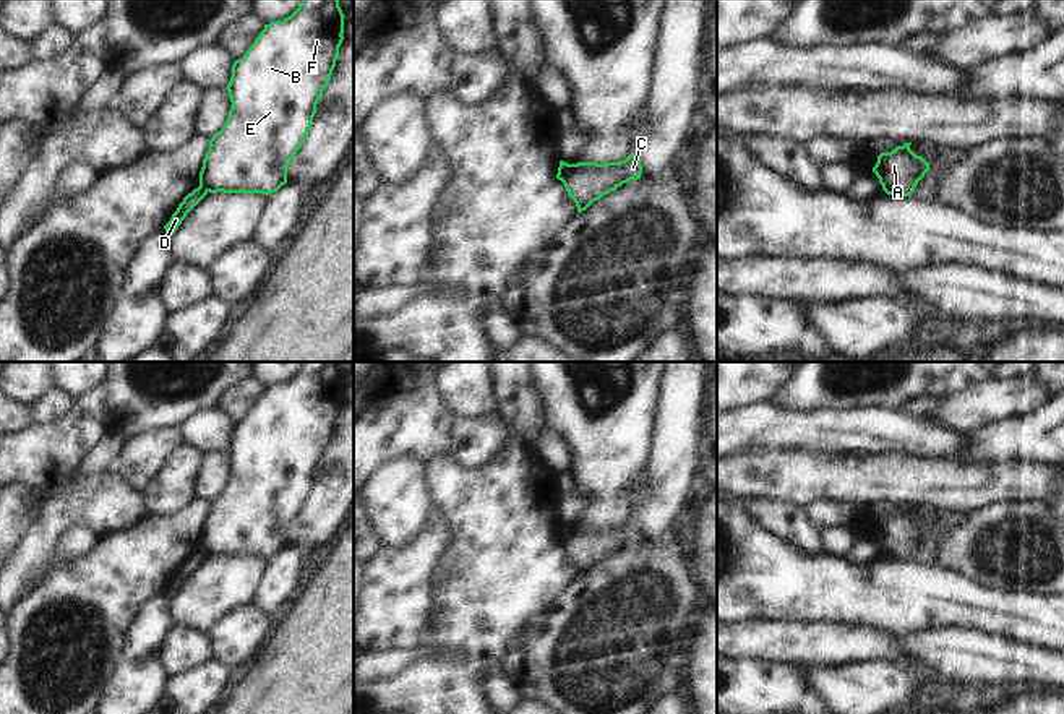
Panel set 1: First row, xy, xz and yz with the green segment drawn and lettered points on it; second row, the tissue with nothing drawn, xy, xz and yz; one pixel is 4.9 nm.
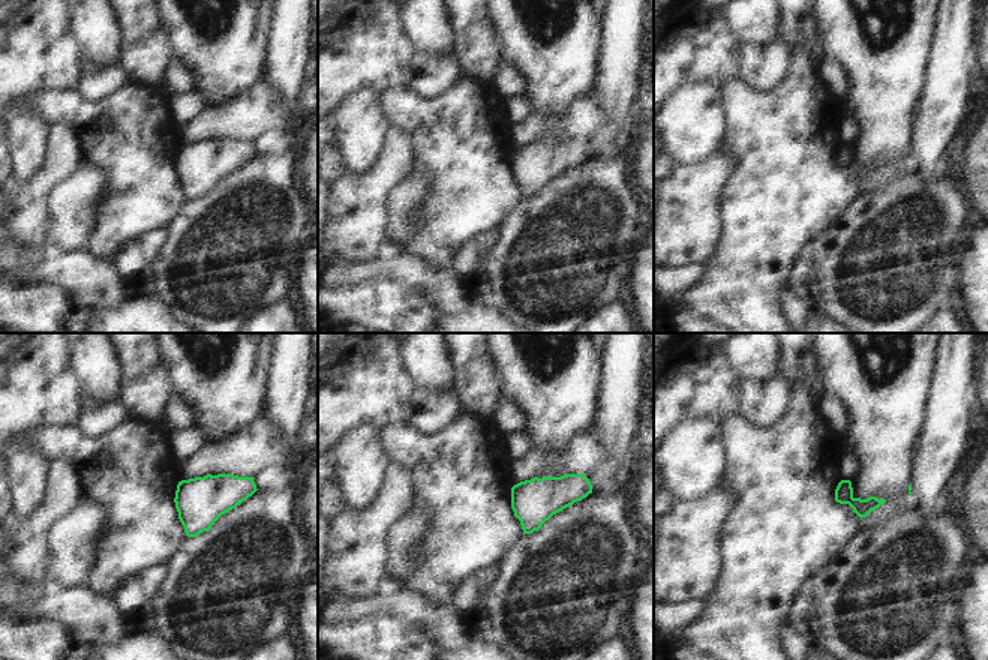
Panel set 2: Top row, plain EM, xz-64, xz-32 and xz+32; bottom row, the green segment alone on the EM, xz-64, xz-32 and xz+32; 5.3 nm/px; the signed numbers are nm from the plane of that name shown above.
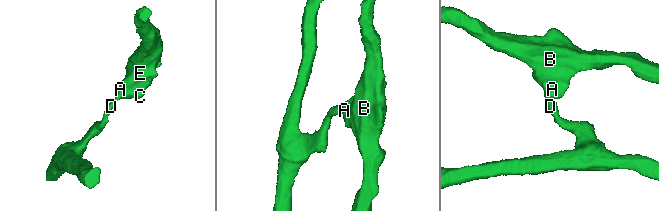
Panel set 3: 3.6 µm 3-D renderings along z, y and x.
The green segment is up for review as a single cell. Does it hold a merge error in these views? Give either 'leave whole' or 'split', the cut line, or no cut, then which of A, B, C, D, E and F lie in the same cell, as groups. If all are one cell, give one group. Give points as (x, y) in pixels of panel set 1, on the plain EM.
split; cut in xz along (570, 528), (562, 544); A B C E F / D

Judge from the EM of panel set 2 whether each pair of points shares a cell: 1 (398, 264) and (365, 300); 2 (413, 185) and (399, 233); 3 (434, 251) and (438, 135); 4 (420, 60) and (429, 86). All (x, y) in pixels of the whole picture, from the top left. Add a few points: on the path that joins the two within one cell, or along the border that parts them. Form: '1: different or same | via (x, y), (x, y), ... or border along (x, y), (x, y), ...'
1: different | border along (351, 287), (393, 278), (411, 285), (417, 293)
2: same | via (407, 197), (404, 200), (404, 221)
3: same | via (444, 222), (444, 164)
4: same | via (423, 66), (429, 74), (429, 80)

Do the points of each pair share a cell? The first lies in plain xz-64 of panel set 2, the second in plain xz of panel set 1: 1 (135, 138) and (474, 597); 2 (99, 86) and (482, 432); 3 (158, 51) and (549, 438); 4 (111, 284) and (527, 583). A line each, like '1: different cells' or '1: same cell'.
1: same cell
2: same cell
3: different cells
4: different cells

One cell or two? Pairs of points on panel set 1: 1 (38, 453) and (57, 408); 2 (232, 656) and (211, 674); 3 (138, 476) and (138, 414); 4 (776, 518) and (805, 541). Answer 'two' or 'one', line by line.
1: two
2: two
3: two
4: one

